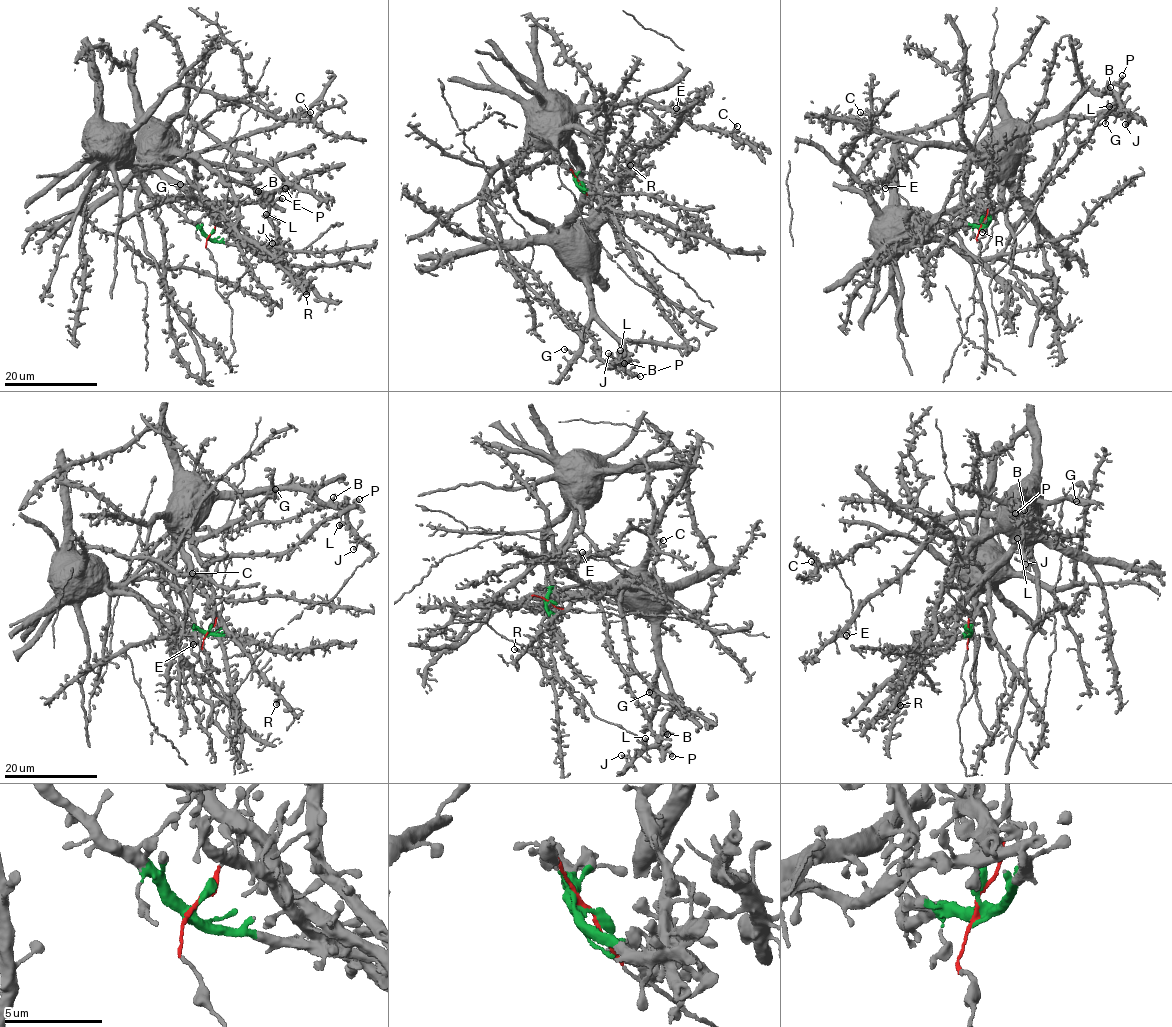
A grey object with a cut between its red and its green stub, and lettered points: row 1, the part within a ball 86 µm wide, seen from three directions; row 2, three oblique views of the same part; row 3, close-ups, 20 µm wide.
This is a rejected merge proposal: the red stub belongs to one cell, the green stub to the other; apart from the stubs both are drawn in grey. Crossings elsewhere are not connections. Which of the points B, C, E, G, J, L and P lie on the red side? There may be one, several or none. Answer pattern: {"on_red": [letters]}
{"on_red": ["B", "E", "G", "J", "L"]}

